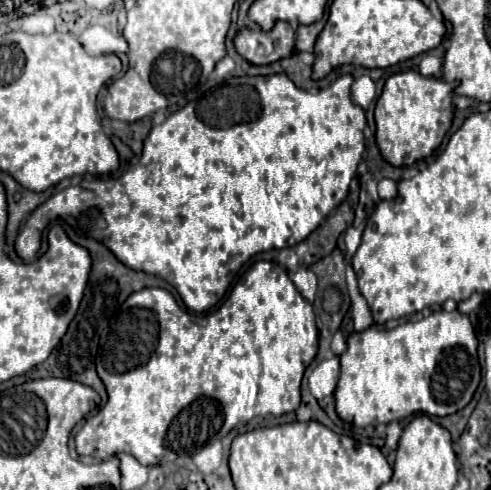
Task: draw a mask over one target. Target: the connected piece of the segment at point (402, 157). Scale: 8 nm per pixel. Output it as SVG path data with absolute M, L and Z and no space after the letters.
M412 69L388 77L374 109L376 143L388 163L412 165L440 147L454 119L454 87L456 83L424 77Z

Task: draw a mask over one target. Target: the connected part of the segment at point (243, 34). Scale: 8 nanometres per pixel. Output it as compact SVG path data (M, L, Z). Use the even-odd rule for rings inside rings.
M278 21L272 31L242 29L236 39L236 51L254 65L268 65L294 53L296 33L290 23Z

